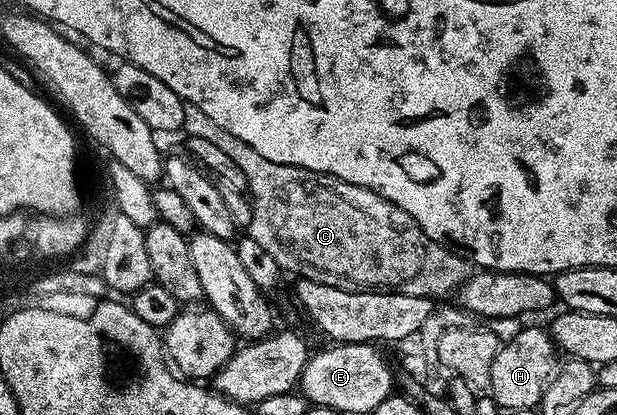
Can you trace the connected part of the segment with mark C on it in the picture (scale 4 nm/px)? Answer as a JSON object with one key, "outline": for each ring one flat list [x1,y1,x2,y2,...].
{"outline":[[185,103,182,131,187,136,205,138,215,143,224,154,233,158,233,162,237,162,241,174,245,174,251,202,249,235,273,256,284,273,292,272,292,277,321,282,325,286,337,286,341,290,396,292,432,298,449,295,467,279,469,264,458,251,429,238,429,234,417,226,412,216,381,198,379,193,324,172,310,172,281,162,269,162,269,158,261,158,253,146,245,146,245,142,241,142,241,138,233,138,229,130,221,130,213,118,192,104]]}

